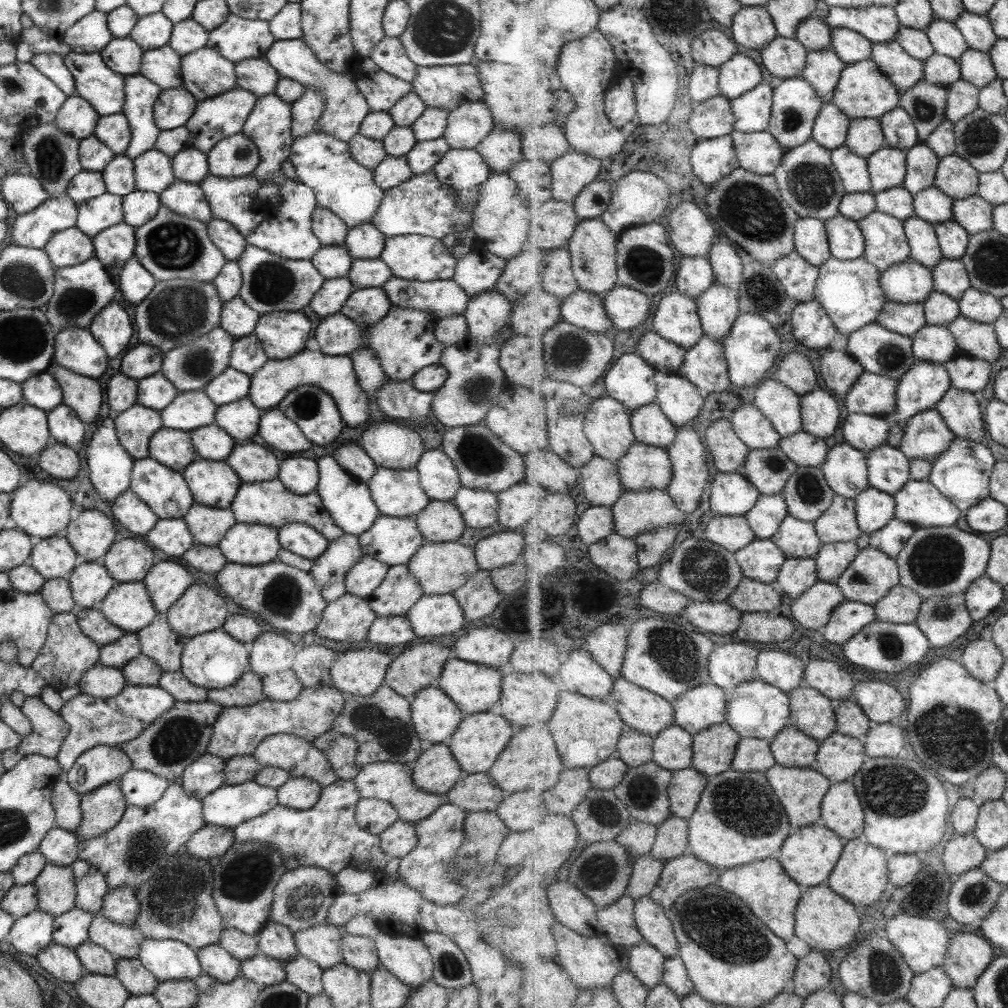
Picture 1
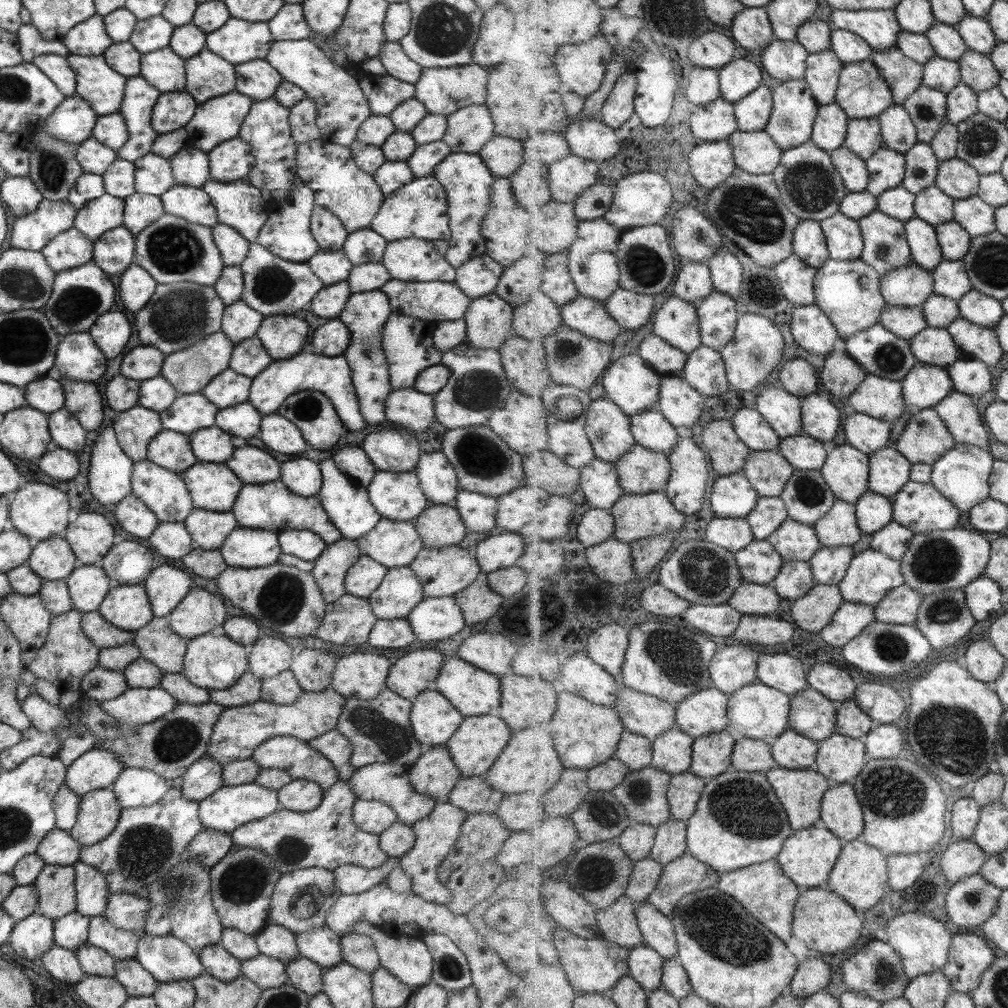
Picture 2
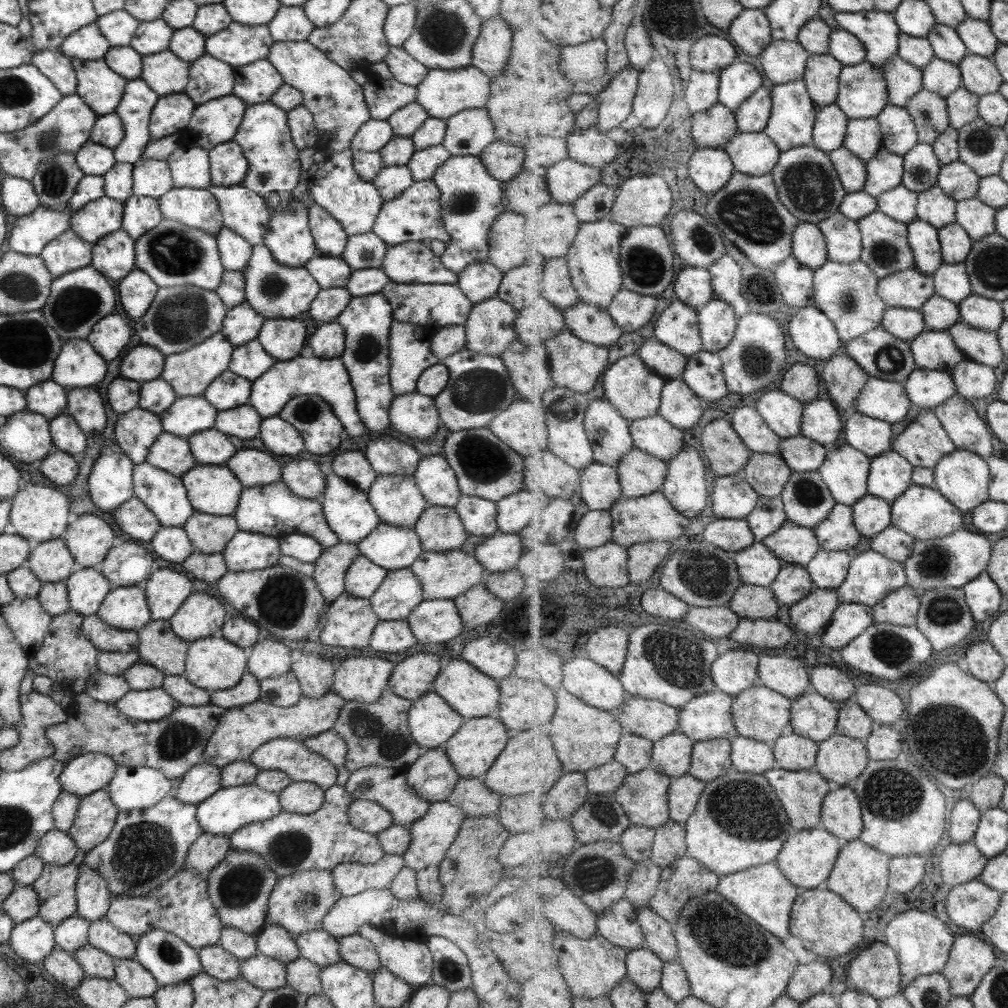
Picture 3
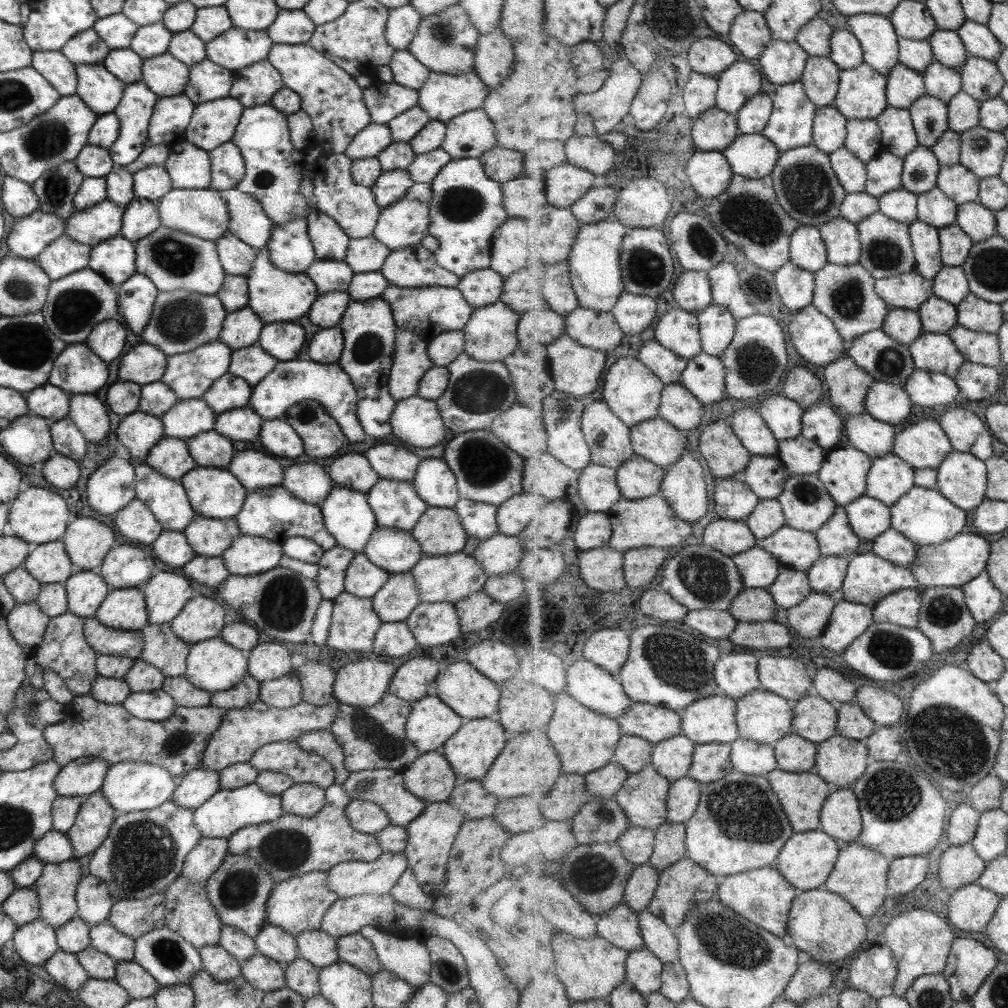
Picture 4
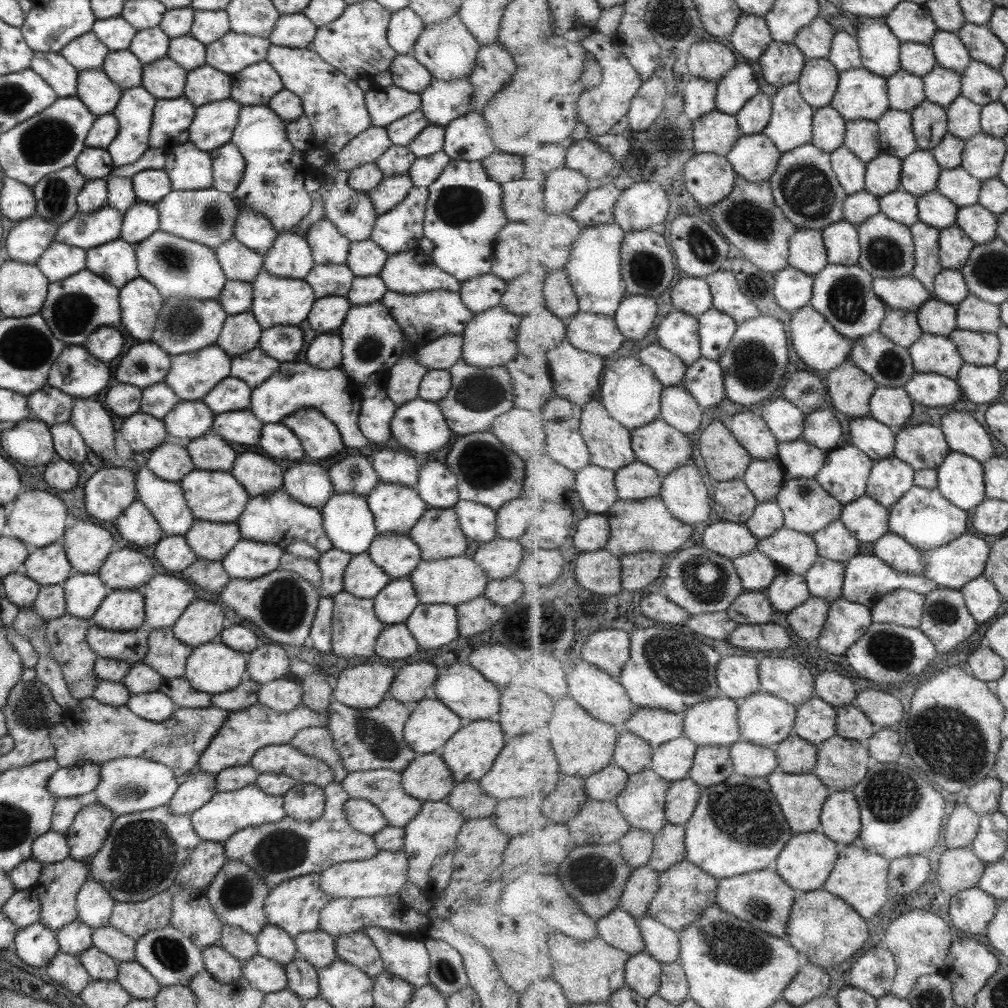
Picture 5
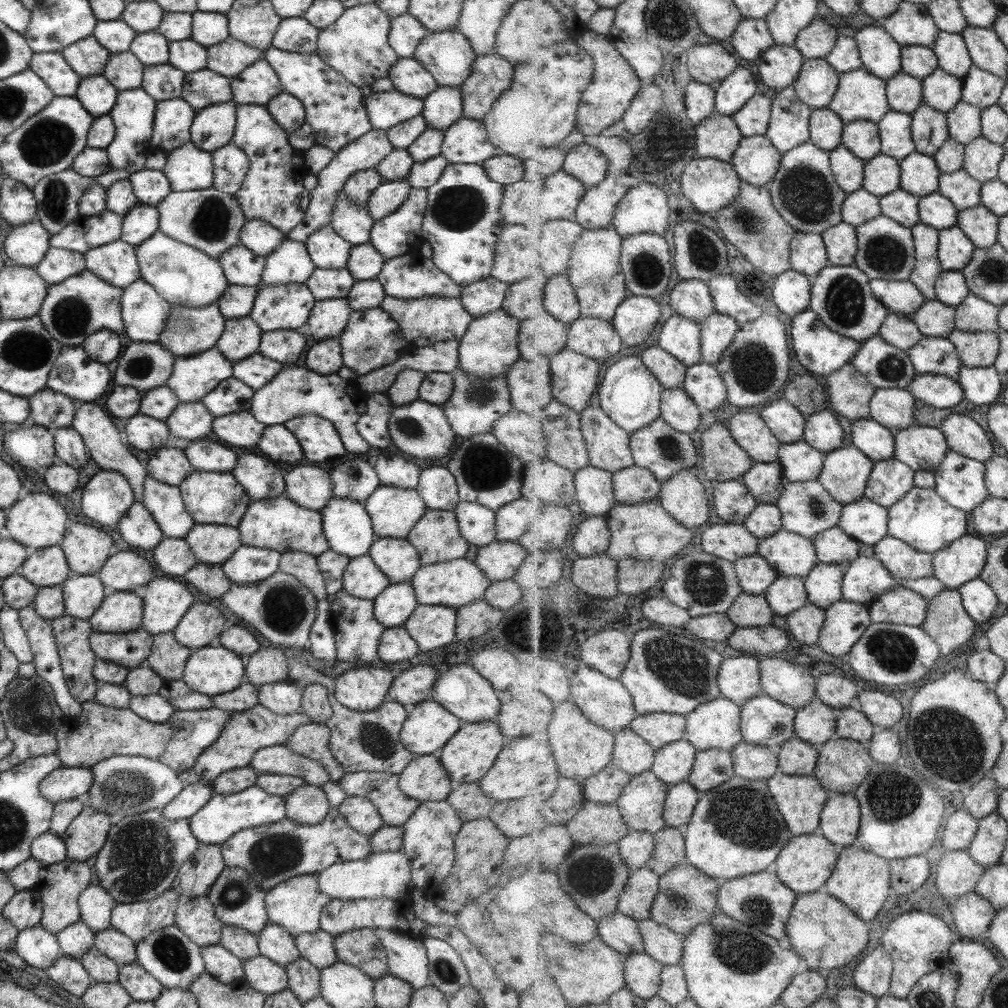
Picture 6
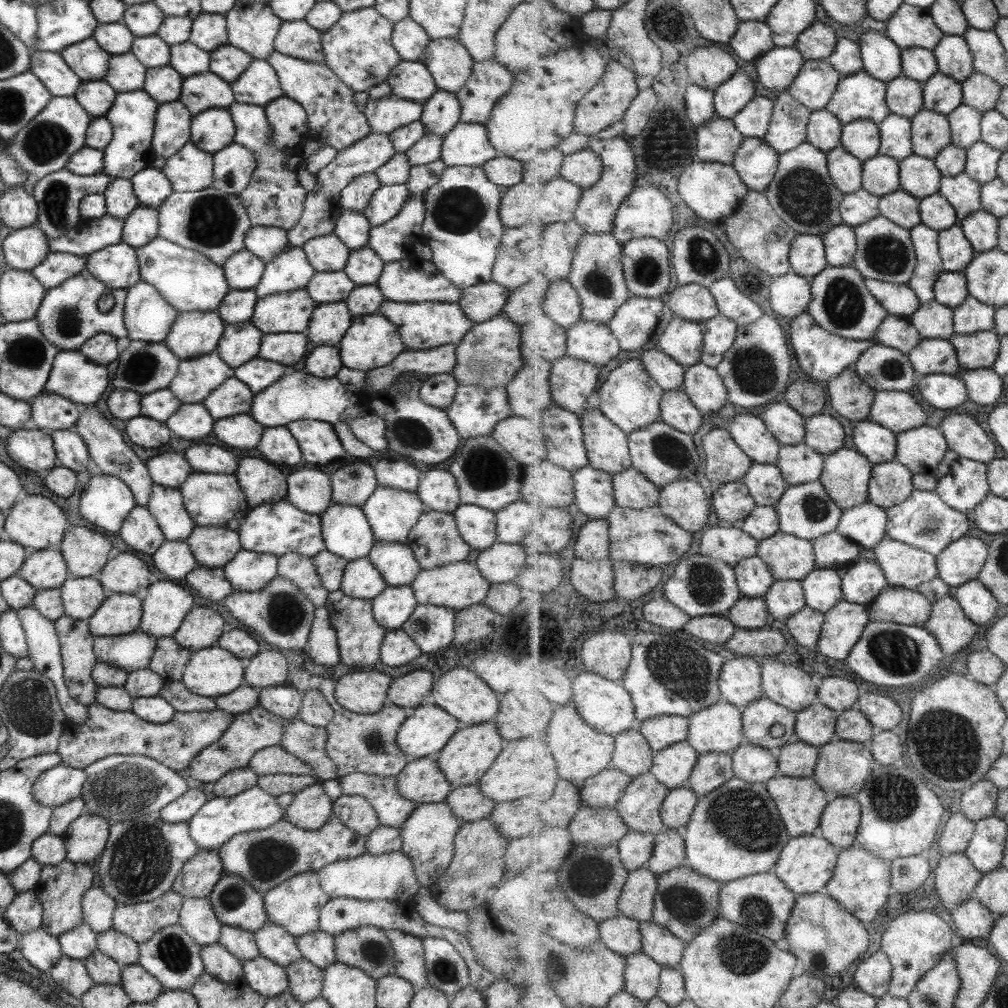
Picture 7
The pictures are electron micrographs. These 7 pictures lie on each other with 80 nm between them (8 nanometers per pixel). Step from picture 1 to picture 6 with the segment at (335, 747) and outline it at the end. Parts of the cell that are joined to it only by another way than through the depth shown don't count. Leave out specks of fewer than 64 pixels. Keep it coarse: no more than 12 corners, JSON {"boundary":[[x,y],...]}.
{"boundary":[[309,722],[282,745],[318,762],[328,780],[344,772],[329,752],[329,729]]}

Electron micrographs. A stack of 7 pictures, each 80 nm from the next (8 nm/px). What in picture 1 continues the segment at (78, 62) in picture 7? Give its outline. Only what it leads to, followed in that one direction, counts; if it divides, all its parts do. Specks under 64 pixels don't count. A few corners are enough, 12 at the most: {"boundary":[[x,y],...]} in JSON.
{"boundary":[[94,10],[61,37],[73,53],[99,53],[111,41]]}

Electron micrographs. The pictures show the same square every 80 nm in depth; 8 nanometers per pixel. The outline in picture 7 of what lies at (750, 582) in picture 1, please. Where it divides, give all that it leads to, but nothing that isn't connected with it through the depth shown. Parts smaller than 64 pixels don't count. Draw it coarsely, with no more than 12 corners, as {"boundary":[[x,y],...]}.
{"boundary":[[743,596],[727,616],[738,628],[766,627],[768,602]]}

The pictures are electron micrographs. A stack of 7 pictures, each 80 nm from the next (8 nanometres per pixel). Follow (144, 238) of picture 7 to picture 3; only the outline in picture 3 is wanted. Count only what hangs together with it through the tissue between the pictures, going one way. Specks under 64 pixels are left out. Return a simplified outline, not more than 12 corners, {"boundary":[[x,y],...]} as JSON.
{"boundary":[[132,194],[120,229],[135,241],[162,219],[158,199]]}

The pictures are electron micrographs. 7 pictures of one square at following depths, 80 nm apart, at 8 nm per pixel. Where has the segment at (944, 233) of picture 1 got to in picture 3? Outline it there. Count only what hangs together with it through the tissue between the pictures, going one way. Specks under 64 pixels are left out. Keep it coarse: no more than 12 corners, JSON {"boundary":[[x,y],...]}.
{"boundary":[[964,226],[940,229],[944,262],[965,263],[974,245]]}

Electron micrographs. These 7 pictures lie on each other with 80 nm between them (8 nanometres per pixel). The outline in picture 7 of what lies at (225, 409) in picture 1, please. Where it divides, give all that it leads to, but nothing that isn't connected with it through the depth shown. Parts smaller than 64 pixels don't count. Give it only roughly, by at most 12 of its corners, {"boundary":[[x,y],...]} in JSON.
{"boundary":[[250,414],[213,421],[211,436],[233,448],[255,448],[264,426]]}

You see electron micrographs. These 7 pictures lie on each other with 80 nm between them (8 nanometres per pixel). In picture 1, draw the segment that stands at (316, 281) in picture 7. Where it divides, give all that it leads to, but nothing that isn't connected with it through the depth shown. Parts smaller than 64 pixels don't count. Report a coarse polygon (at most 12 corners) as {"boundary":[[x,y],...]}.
{"boundary":[[321,245],[310,261],[324,280],[346,278],[352,258]]}

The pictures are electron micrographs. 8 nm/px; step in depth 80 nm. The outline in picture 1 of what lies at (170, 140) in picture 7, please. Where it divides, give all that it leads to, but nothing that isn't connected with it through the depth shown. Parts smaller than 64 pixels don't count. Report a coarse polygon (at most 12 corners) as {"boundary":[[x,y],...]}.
{"boundary":[[182,87],[162,90],[152,107],[159,130],[183,126],[197,101]]}

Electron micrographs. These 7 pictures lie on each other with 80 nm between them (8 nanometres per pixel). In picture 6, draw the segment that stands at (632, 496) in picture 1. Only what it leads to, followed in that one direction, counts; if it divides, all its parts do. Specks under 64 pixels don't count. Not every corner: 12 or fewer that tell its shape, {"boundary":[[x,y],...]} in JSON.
{"boundary":[[659,500],[619,503],[606,517],[607,554],[663,562],[693,530]]}

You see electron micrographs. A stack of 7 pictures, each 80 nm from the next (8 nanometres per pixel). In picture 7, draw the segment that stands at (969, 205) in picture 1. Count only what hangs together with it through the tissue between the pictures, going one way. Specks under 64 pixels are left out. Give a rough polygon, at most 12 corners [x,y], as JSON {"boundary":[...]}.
{"boundary":[[985,209],[961,226],[977,253],[998,248],[1000,218]]}

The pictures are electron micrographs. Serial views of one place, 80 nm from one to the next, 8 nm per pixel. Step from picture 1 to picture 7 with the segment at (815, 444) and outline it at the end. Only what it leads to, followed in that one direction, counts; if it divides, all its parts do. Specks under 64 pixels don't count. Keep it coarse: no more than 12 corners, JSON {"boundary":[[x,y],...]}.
{"boundary":[[784,445],[776,465],[789,484],[820,480],[827,455]]}

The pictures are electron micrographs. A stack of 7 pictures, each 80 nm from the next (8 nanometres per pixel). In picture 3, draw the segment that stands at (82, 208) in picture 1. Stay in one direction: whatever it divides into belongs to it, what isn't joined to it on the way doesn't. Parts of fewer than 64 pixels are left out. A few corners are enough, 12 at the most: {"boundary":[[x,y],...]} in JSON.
{"boundary":[[103,195],[72,212],[68,228],[93,245],[120,229],[123,202]]}

